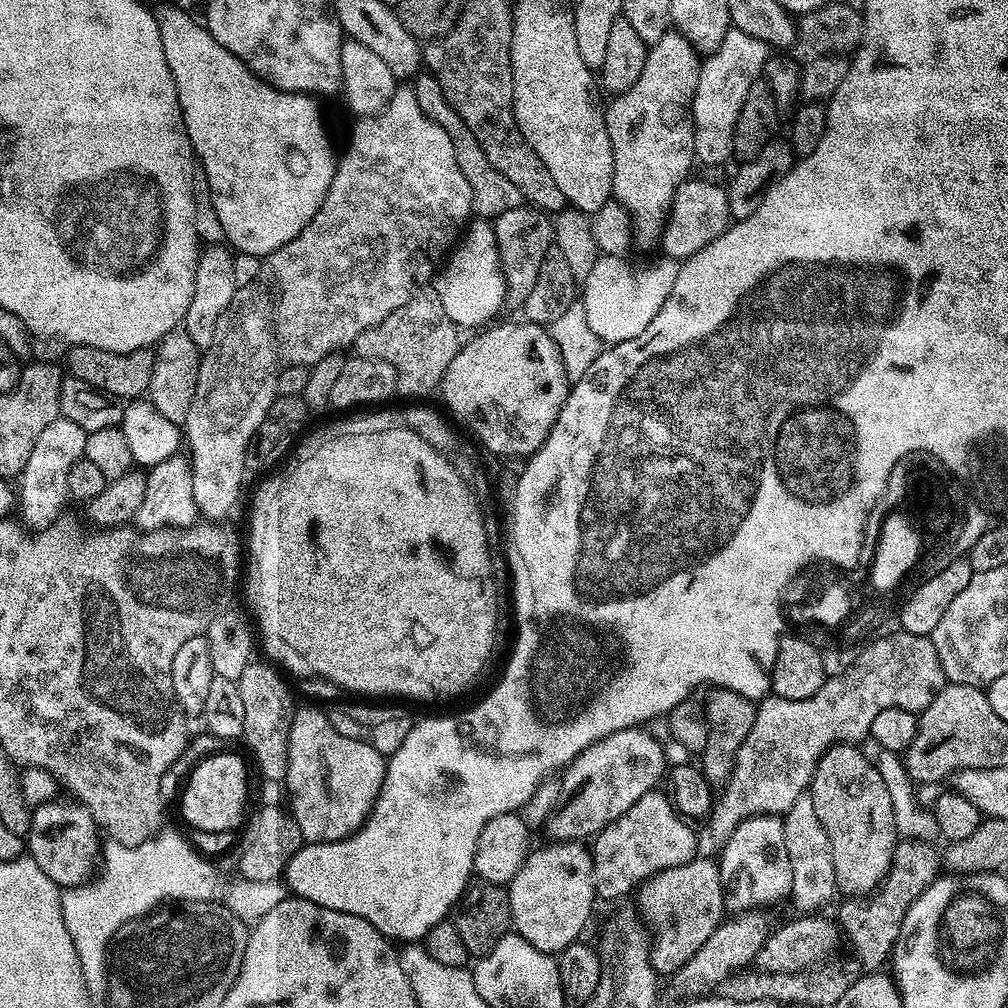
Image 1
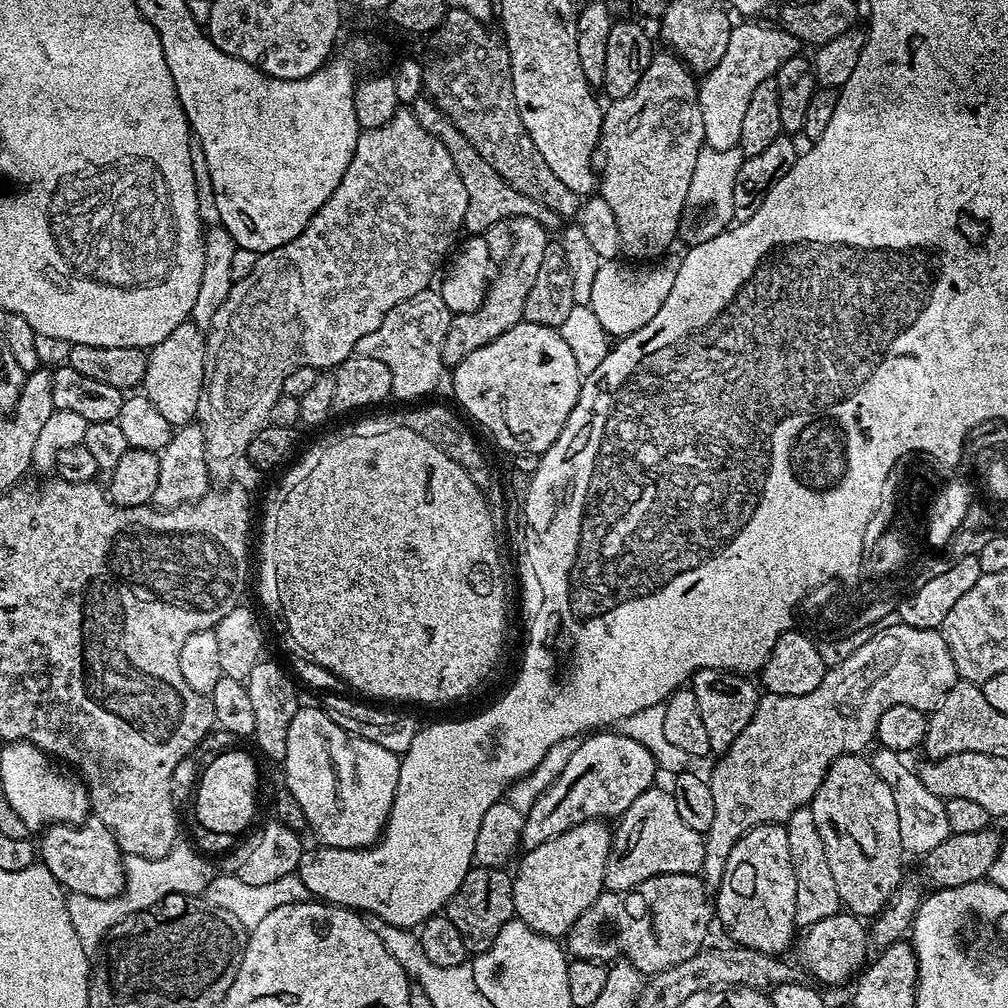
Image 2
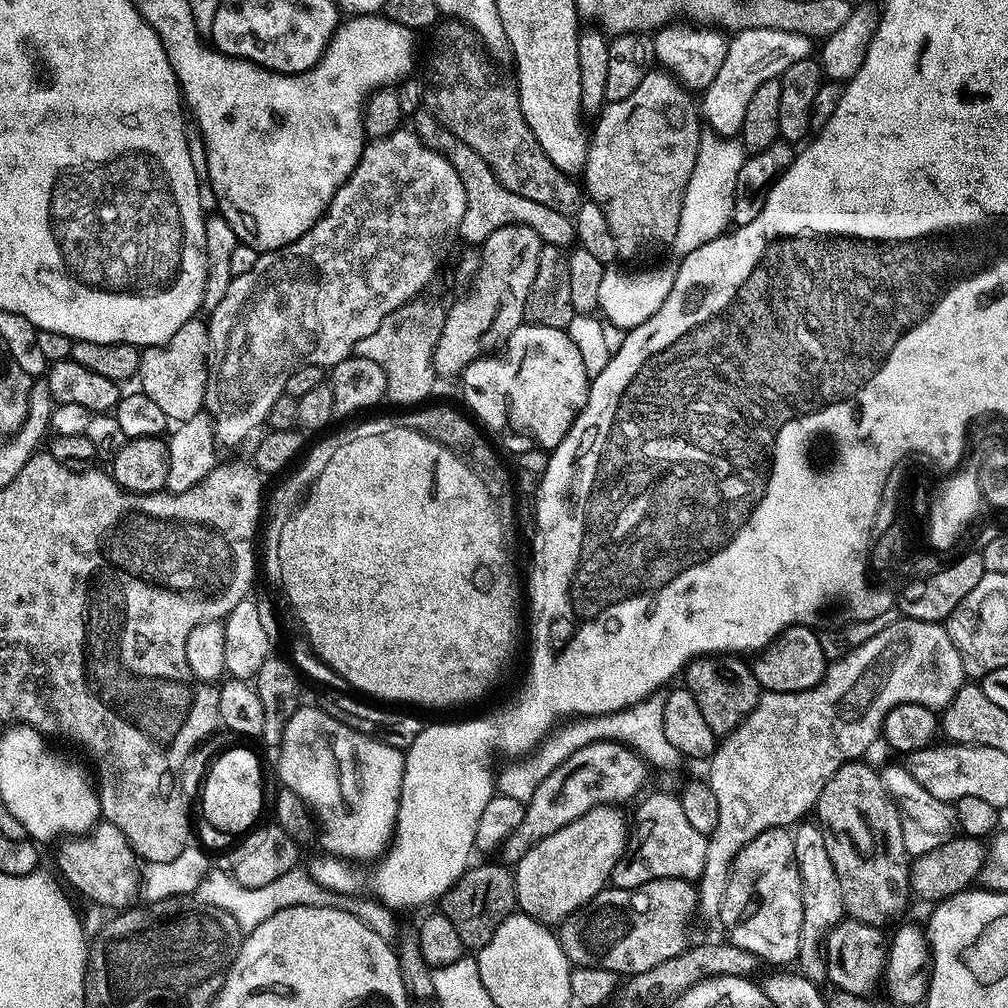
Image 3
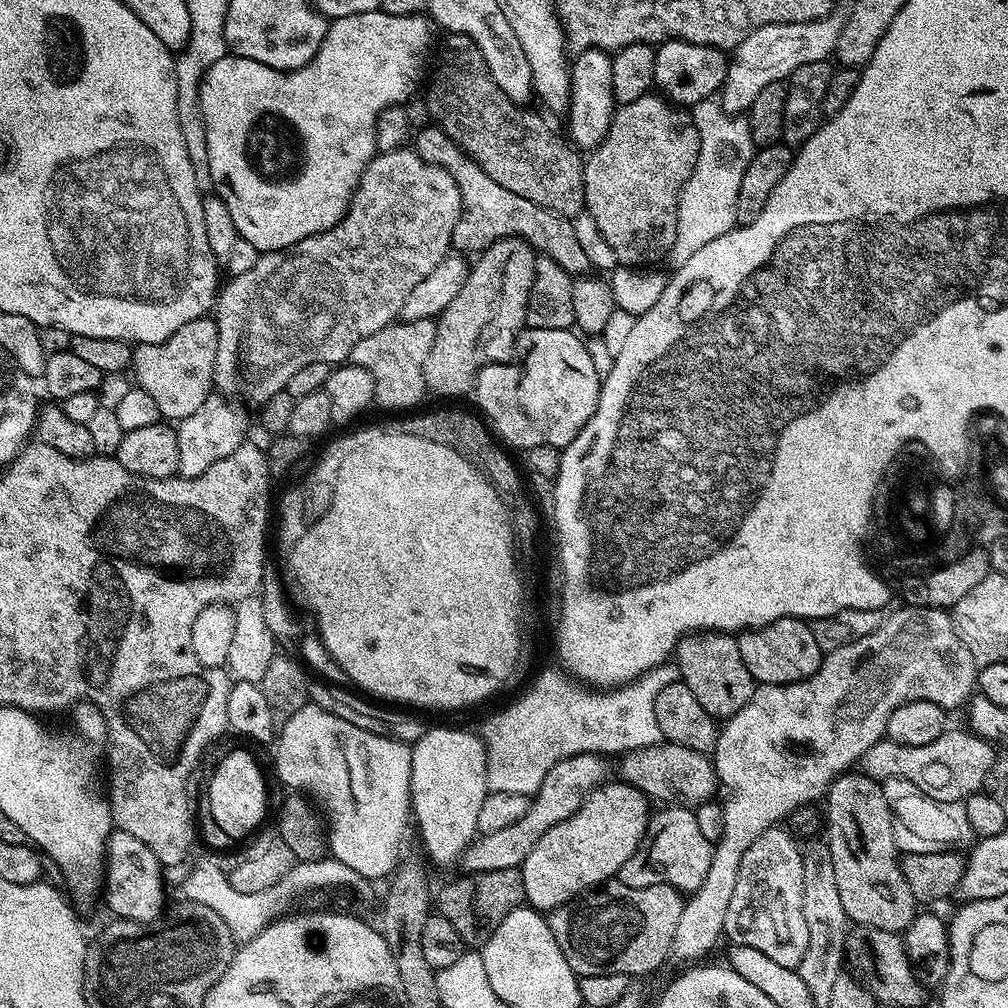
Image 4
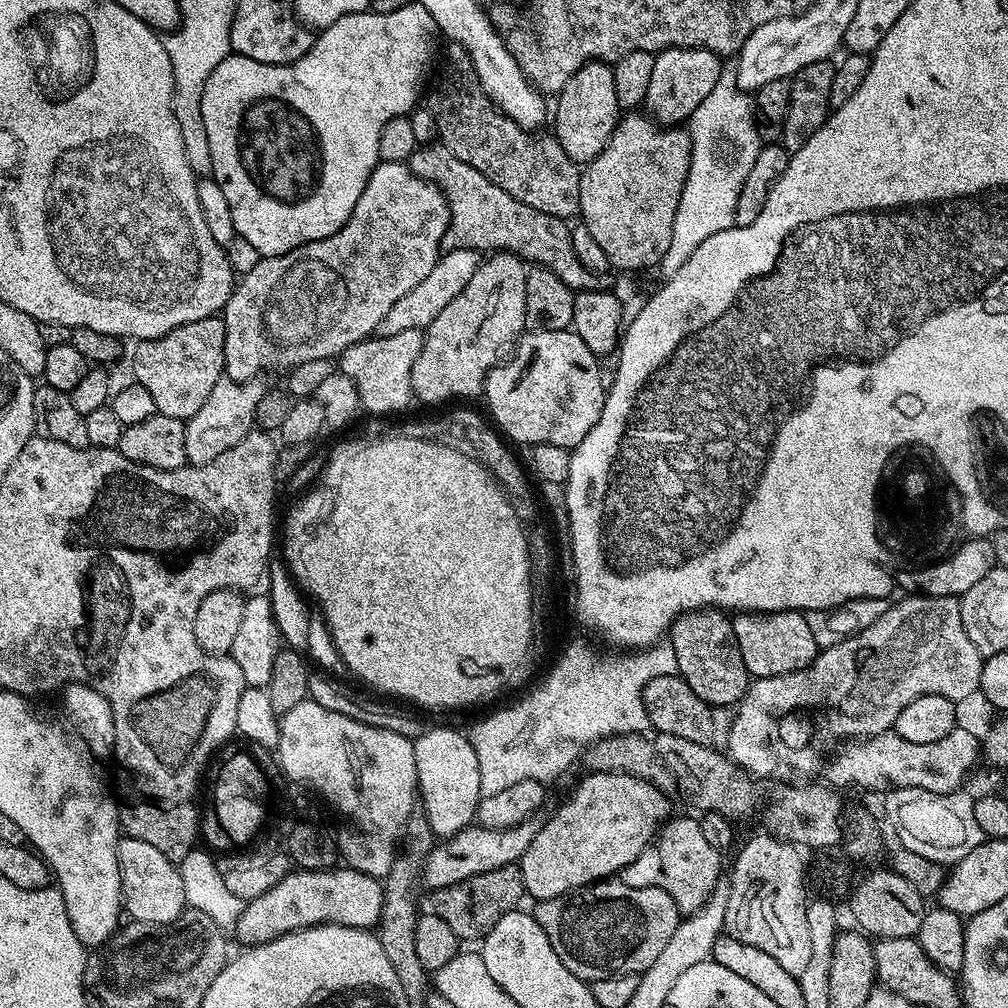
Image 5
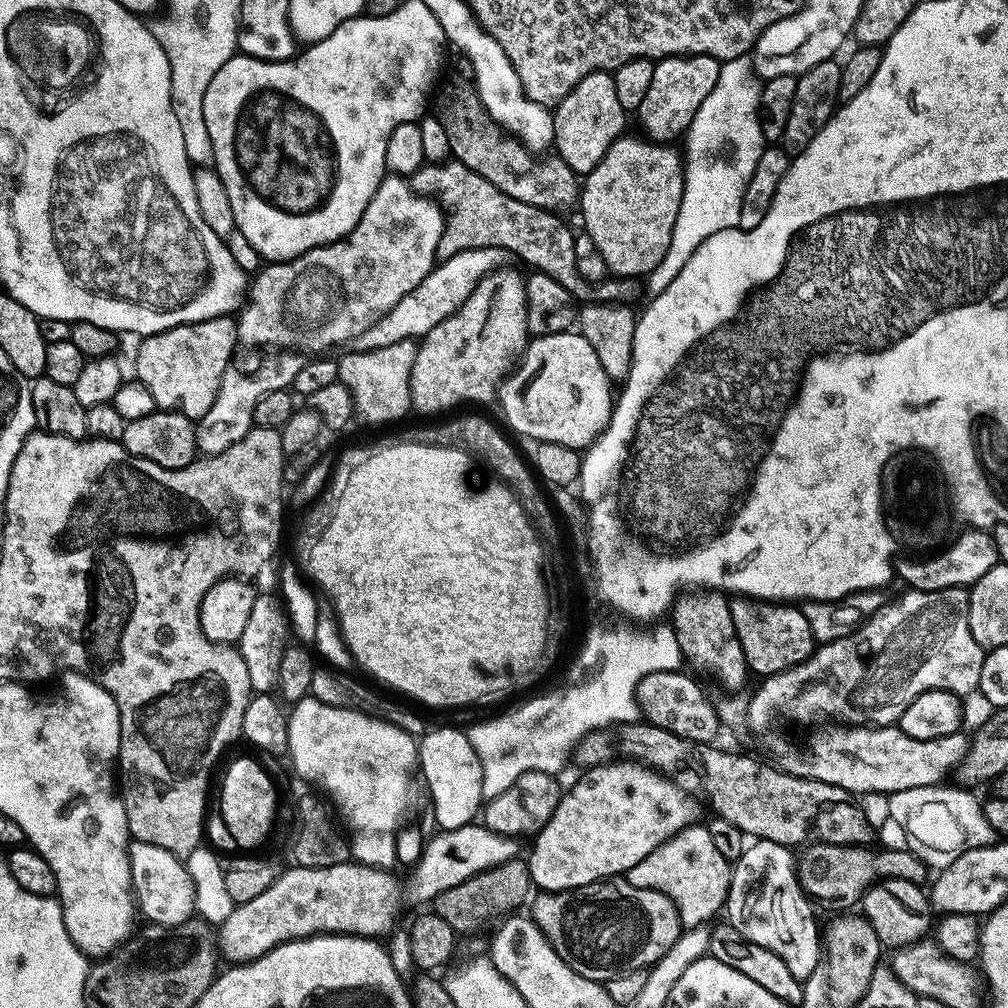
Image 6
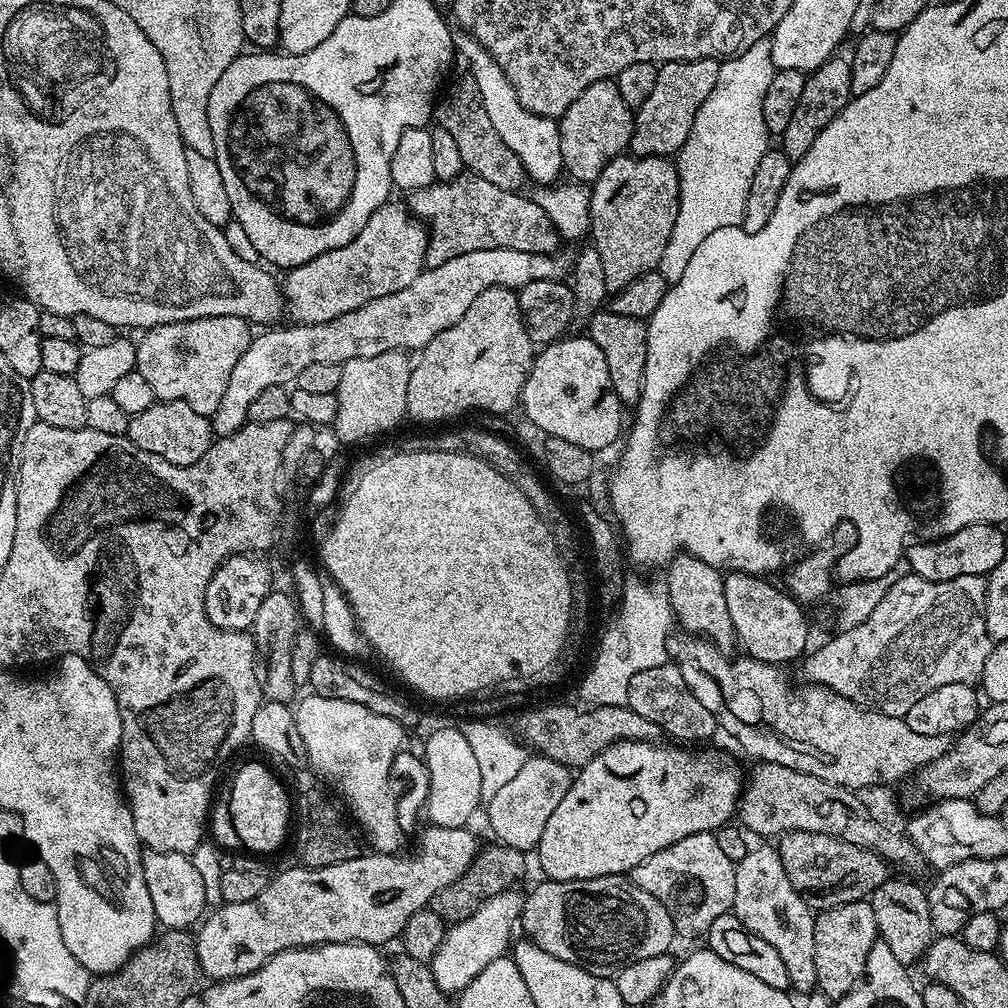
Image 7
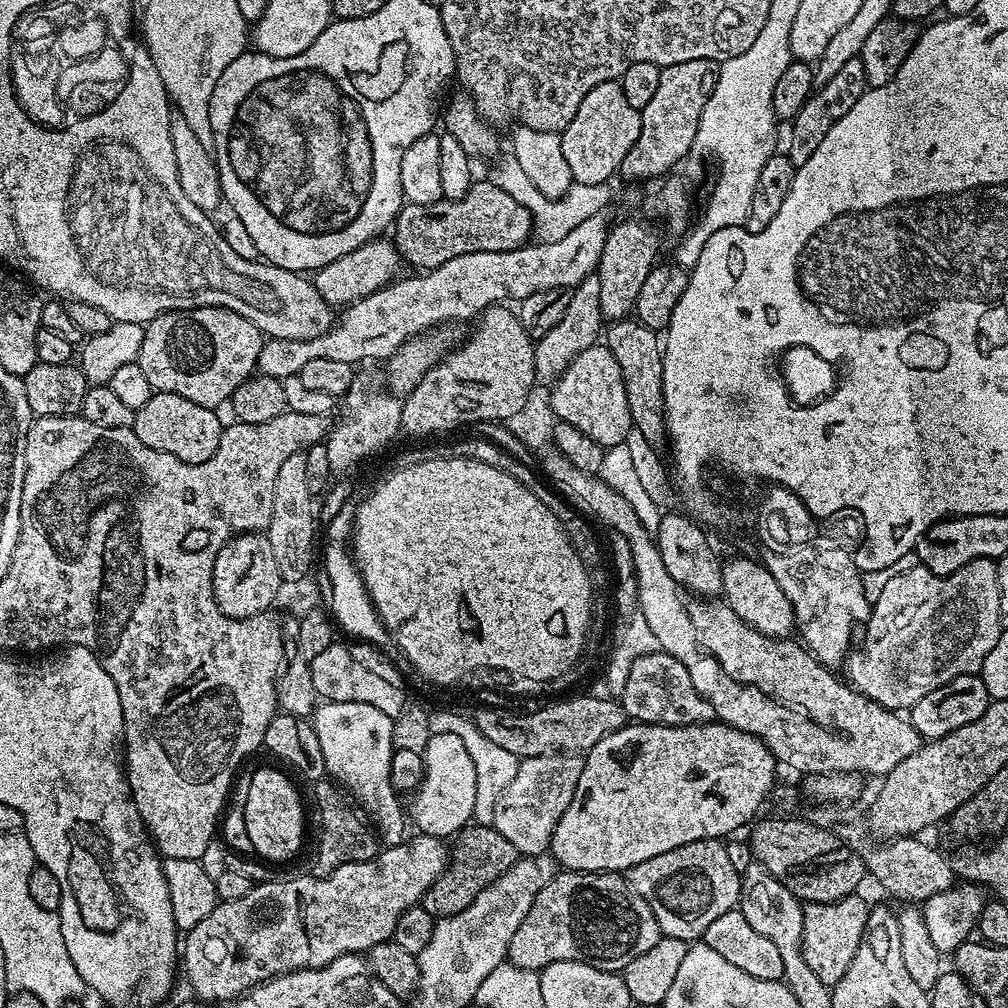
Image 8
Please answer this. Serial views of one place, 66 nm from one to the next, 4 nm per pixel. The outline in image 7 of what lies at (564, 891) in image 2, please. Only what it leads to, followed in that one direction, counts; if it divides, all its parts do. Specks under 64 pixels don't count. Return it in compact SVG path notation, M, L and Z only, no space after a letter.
M619 740L616 744L606 746L586 766L579 769L572 777L570 790L566 790L566 798L558 802L558 810L554 810L550 822L546 822L546 830L542 830L542 838L538 845L540 852L540 868L543 875L550 880L589 880L599 876L618 876L631 873L638 862L650 858L650 854L658 854L658 850L666 850L666 846L674 846L674 842L682 842L690 834L702 834L703 832L715 833L716 829L723 824L729 823L737 815L738 805L742 799L742 789L746 784L746 776L740 773L740 768L736 764L731 764L724 756L719 756L716 752L687 752L687 747L672 746L667 748L664 742L653 742L650 740Z

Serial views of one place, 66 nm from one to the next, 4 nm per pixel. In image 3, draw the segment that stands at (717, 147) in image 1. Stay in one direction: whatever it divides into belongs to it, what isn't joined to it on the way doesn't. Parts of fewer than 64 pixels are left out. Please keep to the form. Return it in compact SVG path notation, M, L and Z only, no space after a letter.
M755 28L735 33L728 41L726 58L714 82L702 93L702 114L706 124L717 136L739 137L742 118L746 118L746 106L750 97L762 82L777 79L794 62L809 59L814 52L814 40L811 36L790 34L786 30Z

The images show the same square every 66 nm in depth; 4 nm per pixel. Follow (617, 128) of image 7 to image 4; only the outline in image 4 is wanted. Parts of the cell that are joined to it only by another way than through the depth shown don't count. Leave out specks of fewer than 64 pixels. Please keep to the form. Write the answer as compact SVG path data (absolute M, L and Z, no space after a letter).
M587 48L584 52L575 55L570 67L571 92L566 109L569 136L567 139L577 149L591 150L597 148L606 138L612 125L612 115L616 113L618 107L614 99L614 82L610 79L612 56L600 48Z

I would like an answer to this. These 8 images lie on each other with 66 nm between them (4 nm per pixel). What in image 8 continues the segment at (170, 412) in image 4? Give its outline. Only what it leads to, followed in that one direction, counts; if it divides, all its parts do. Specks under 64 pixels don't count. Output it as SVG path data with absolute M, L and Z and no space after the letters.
M191 308L185 312L164 312L144 325L138 362L153 390L178 394L199 406L216 410L220 408L219 404L227 405L236 387L257 371L265 339L264 333L254 326L254 322L242 318L242 314L234 314L234 310Z

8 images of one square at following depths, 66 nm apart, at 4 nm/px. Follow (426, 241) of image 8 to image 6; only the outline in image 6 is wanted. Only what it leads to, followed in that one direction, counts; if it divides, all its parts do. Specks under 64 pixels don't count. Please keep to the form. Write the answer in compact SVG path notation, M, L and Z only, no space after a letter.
M445 162L425 163L423 168L410 177L410 183L417 196L427 196L440 205L444 213L442 238L438 238L437 261L454 258L462 250L482 250L483 248L505 248L513 257L518 256L529 264L529 269L544 272L554 282L562 282L566 290L581 305L594 304L592 292L597 285L578 274L574 246L576 236L555 211L530 206L502 194L498 186L486 182L482 174L474 174L464 164Z

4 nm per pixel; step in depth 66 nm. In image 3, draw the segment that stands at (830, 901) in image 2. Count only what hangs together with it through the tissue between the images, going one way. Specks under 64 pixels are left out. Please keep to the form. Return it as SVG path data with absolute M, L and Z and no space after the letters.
M797 823L792 832L794 858L798 862L802 886L802 934L798 968L806 978L824 982L828 980L828 935L834 930L834 926L845 919L846 913L842 902L842 886L838 886L838 874L834 874L834 862L830 862L830 853L826 850L824 831L820 829L819 823L808 823Z

